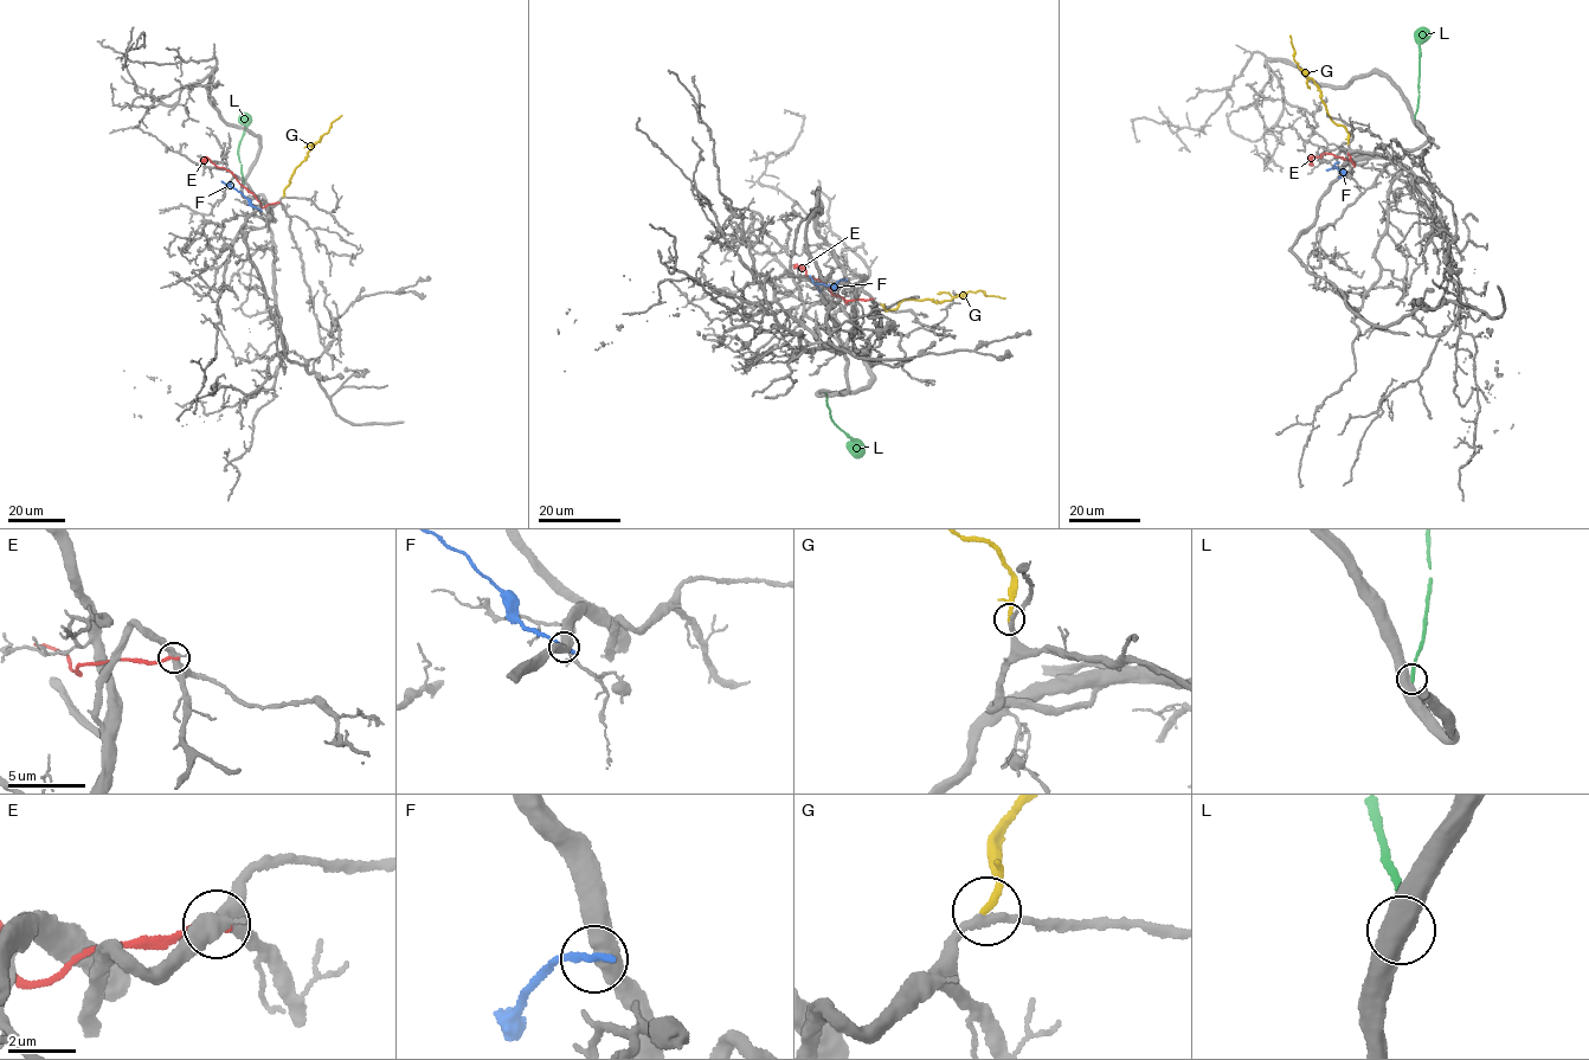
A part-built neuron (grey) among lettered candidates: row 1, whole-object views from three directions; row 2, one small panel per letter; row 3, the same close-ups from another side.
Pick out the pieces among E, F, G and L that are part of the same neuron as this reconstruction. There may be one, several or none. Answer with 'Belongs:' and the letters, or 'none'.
Belongs: G

